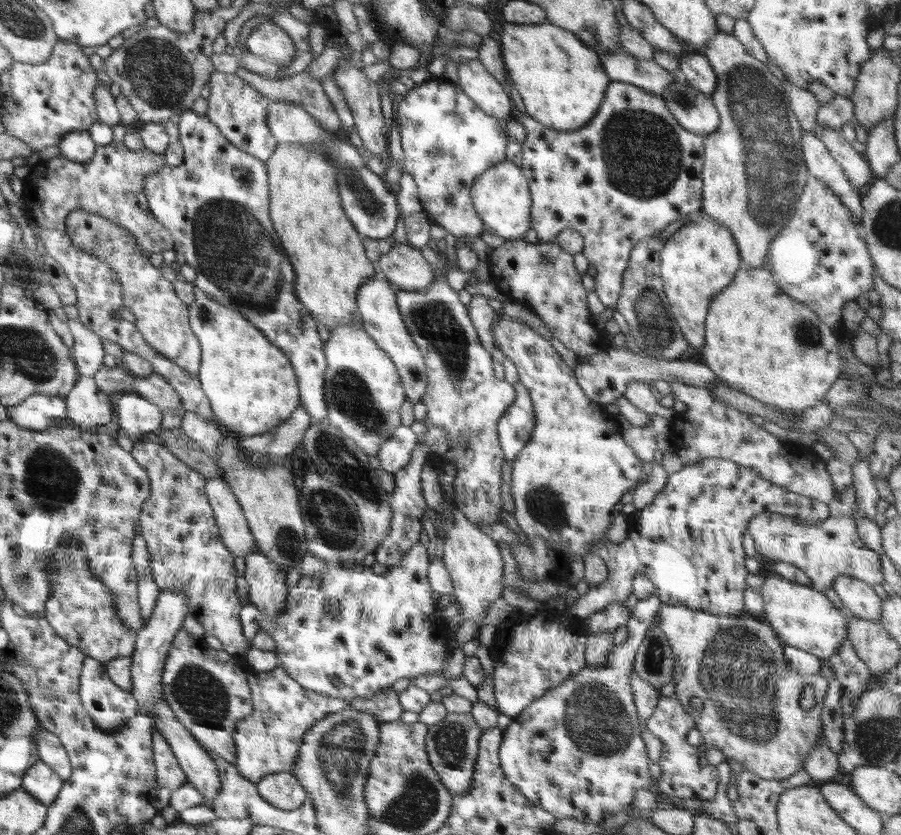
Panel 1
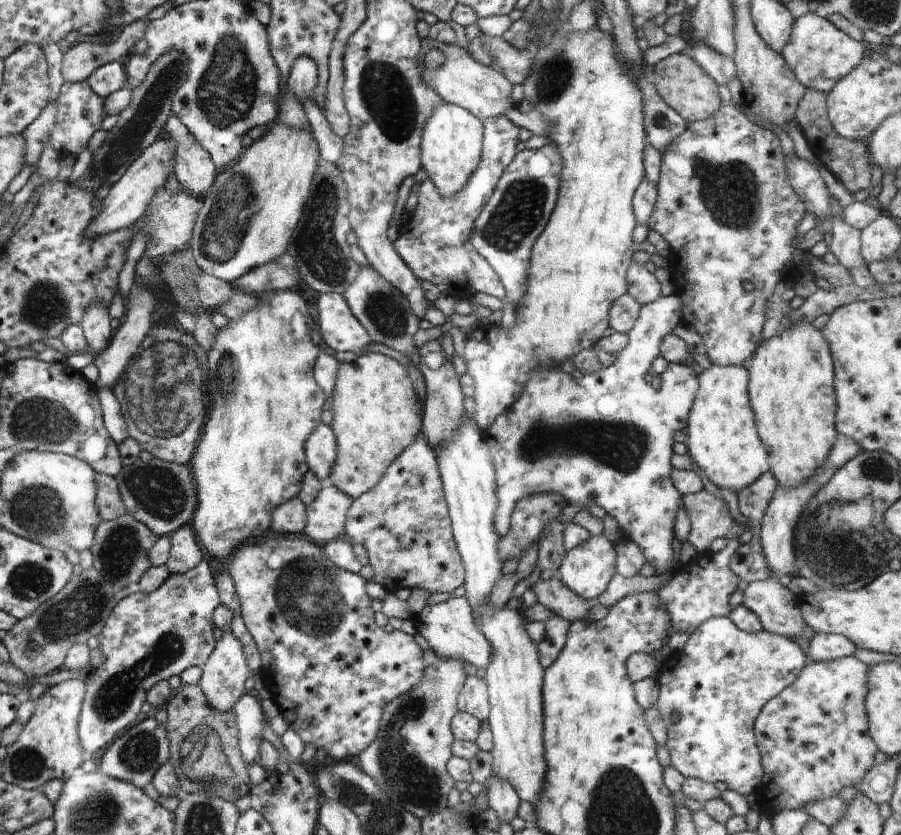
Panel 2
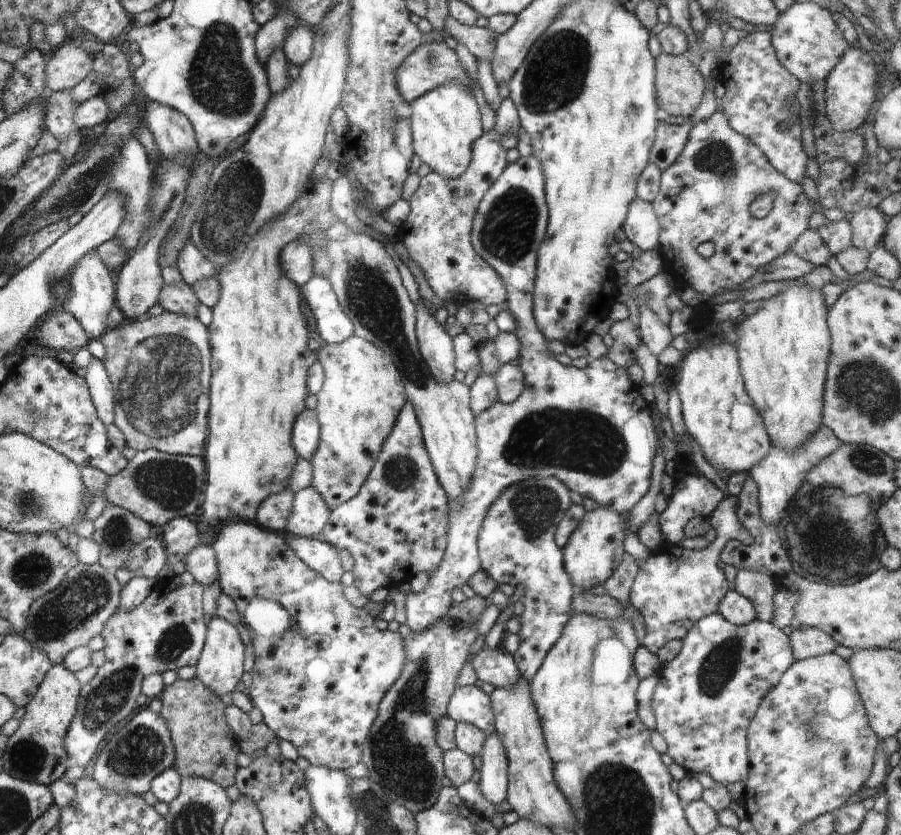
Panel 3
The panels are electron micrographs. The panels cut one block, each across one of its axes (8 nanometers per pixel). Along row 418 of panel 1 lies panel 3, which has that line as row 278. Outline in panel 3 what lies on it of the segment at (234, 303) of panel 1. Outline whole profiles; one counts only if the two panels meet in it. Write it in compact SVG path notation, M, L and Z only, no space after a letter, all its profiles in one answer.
M314 275L301 287L301 297L306 299L324 343L340 343L354 335L354 326L342 312L338 298L324 276Z

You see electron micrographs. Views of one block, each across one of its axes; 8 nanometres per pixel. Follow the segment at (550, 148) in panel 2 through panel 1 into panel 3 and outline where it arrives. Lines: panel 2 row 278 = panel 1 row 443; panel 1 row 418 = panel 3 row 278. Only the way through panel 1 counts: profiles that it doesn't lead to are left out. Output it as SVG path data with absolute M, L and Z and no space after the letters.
M530 154L508 164L497 182L484 194L478 212L473 219L471 242L474 251L484 258L502 278L506 288L506 308L514 316L516 334L522 350L516 361L524 374L524 390L511 404L494 402L484 412L474 416L476 448L478 458L472 478L466 490L458 498L448 500L448 527L446 528L446 550L440 566L430 575L424 590L411 592L406 588L406 625L412 632L429 628L444 618L452 606L451 594L455 588L468 584L468 580L481 570L477 554L480 526L494 500L516 482L531 477L555 477L570 491L608 506L614 512L631 512L651 487L654 456L658 446L655 426L651 416L654 405L642 398L638 385L628 380L626 369L618 368L608 358L589 361L586 368L563 366L550 354L547 340L538 330L533 318L533 291L538 264L538 250L542 244L549 222L549 210L544 190L544 174L540 162Z

